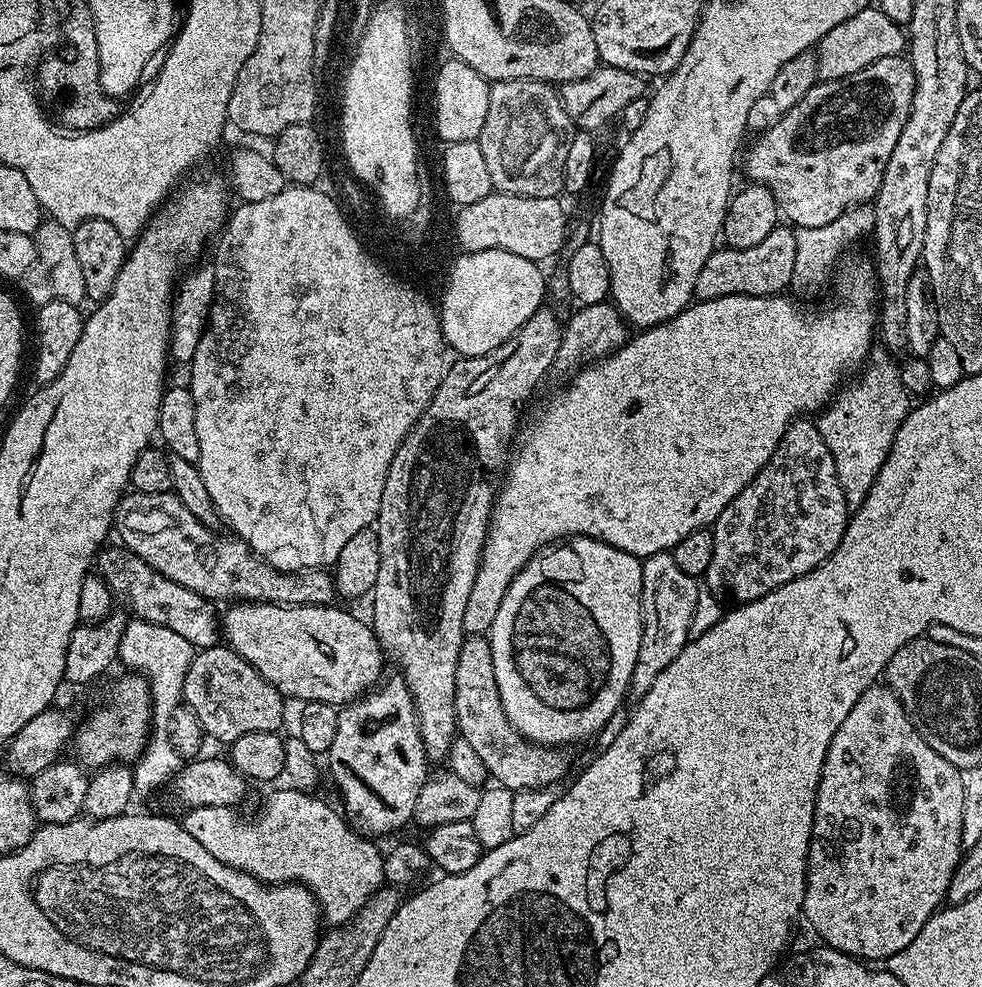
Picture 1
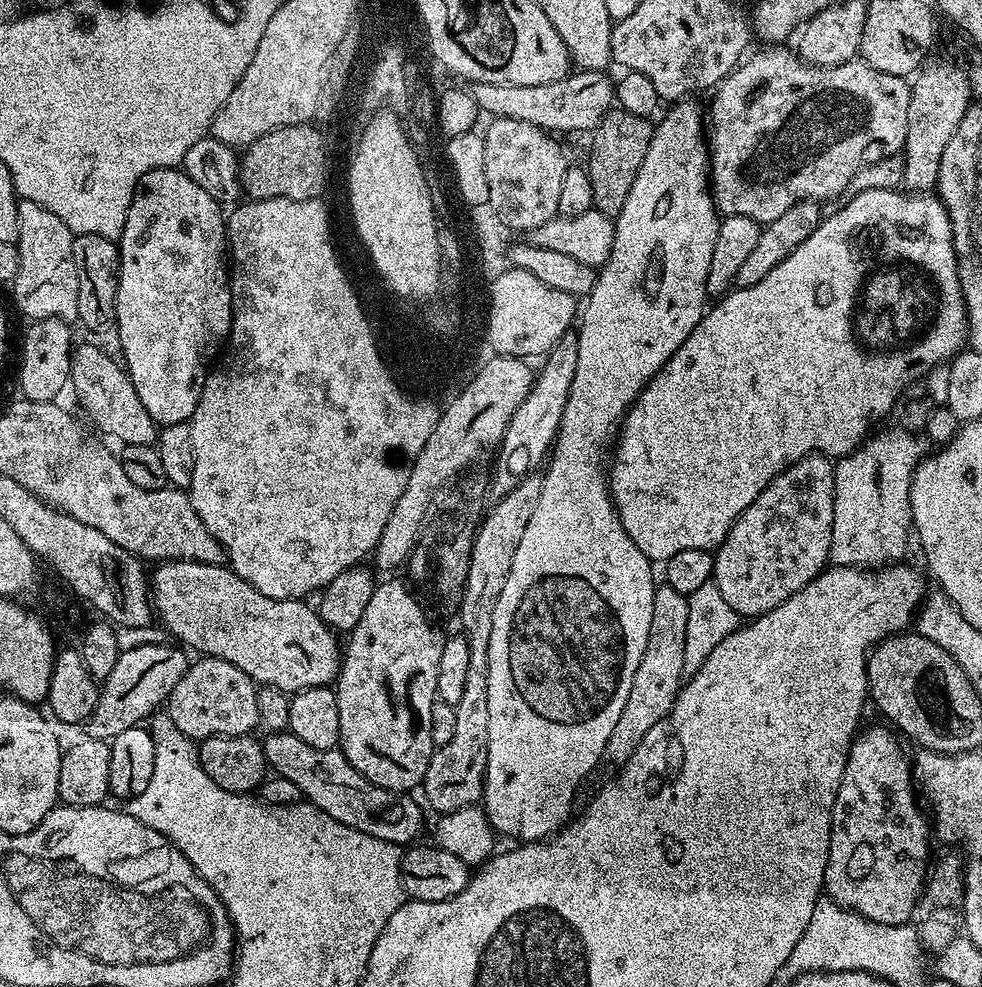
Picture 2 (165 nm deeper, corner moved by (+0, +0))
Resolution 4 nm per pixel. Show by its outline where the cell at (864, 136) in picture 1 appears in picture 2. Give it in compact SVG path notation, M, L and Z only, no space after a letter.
M764 46L761 52L749 55L739 66L732 69L719 84L712 96L712 109L707 109L706 143L710 153L710 187L716 202L717 213L721 217L745 216L754 218L761 226L774 222L786 214L792 205L799 200L825 202L831 196L847 193L850 178L854 178L854 170L862 170L862 166L873 164L886 156L899 153L906 140L908 111L910 110L910 94L912 89L909 81L902 76L886 74L882 70L874 70L863 58L847 60L833 68L813 68L804 63L795 51L788 46Z

